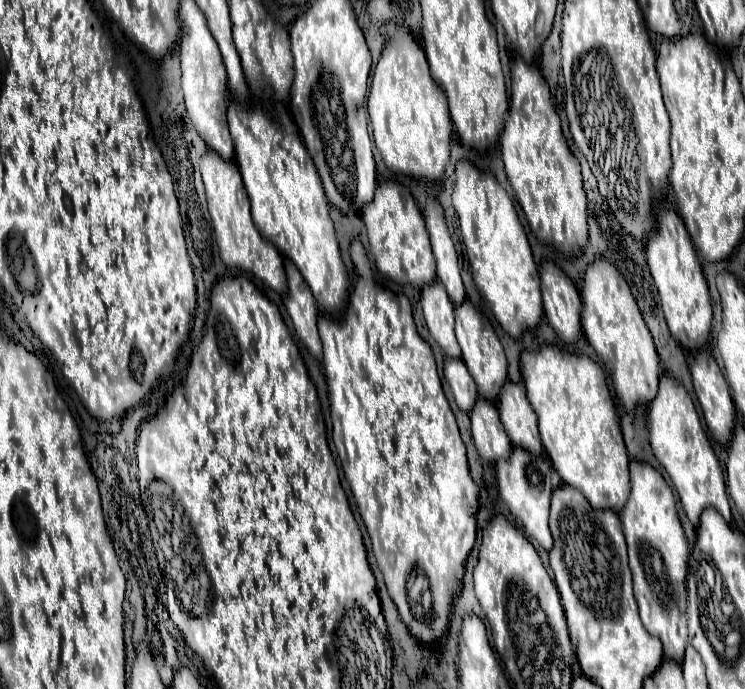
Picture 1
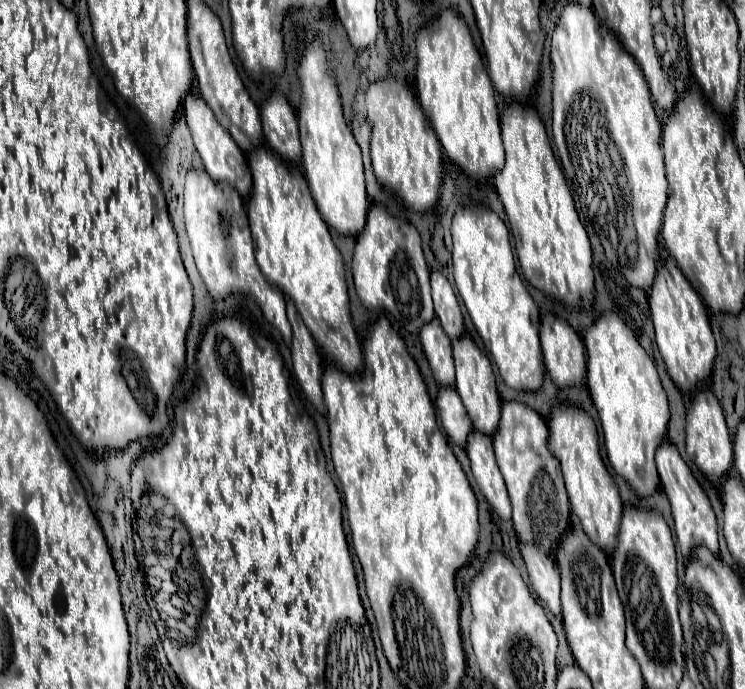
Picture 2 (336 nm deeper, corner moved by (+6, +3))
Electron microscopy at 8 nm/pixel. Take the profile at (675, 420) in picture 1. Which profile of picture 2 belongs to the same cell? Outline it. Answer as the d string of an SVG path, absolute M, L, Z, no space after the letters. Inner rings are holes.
M670 443L658 445L658 449L656 449L656 467L658 467L662 489L668 495L670 505L672 505L674 531L676 531L676 537L678 537L678 543L680 543L680 549L682 549L684 557L688 557L692 547L696 547L700 543L708 545L708 549L712 553L718 553L718 523L716 523L714 509L710 505L708 495L700 487L698 479L692 475L690 467L680 457L678 447L674 447Z

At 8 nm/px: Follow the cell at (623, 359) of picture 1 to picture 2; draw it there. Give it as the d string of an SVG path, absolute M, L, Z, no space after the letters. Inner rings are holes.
M612 311L600 315L598 321L588 327L584 345L588 355L586 383L600 415L608 461L640 497L646 497L660 485L654 451L664 441L666 423L670 419L666 393L654 361L646 355L632 329Z

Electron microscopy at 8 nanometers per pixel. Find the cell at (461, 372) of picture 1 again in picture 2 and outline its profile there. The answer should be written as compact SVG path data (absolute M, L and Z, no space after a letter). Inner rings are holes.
M440 387L436 405L448 437L464 447L466 437L472 431L472 423L470 423L470 415L466 415L466 407L462 405L462 399L458 399L458 391L454 391L454 387Z

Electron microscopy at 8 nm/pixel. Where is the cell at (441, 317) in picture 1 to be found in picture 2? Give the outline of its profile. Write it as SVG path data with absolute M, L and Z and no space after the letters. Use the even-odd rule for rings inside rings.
M432 319L430 323L422 325L420 341L422 341L422 349L426 353L426 359L430 361L430 367L434 371L436 381L444 387L452 387L454 385L452 341L444 333L438 319Z

